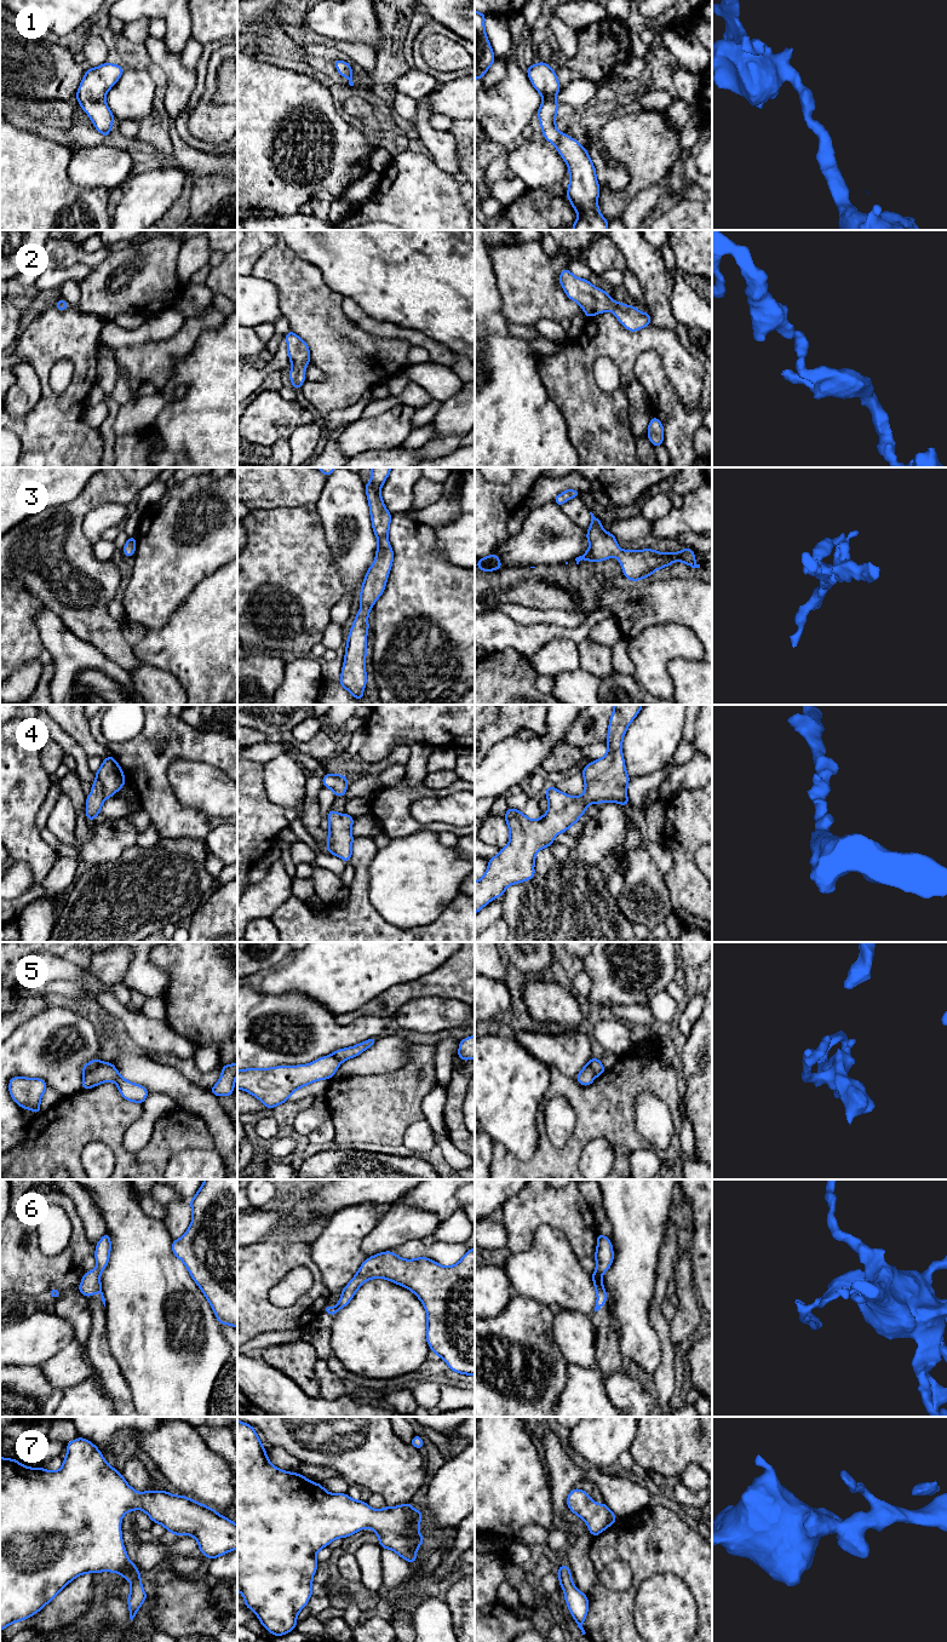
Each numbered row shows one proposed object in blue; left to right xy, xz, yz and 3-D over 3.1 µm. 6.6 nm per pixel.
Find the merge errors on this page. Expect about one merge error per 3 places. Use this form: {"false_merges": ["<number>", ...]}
{"false_merges": ["5", "6"]}

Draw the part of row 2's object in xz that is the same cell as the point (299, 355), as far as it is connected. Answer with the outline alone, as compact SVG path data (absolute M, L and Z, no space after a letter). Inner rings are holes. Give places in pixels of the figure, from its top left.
M292 329L285 335L287 340L287 354L292 368L289 380L295 390L300 390L305 381L305 367L310 363L310 350L305 340L299 338Z

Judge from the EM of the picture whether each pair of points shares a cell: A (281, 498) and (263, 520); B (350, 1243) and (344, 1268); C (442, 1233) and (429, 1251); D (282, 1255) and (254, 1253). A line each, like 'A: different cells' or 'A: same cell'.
A: different cells
B: same cell
C: different cells
D: same cell

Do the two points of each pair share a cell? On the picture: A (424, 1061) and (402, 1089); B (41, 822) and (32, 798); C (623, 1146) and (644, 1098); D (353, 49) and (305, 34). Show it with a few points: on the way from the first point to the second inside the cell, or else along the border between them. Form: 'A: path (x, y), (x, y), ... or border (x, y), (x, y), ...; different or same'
A: path (417, 1068), (415, 1075), (409, 1081); same
B: border (49, 787), (46, 799), (36, 816), (39, 831); different
C: border (640, 1092), (635, 1104), (635, 1127), (650, 1144); different
D: path (340, 45), (317, 38); same

